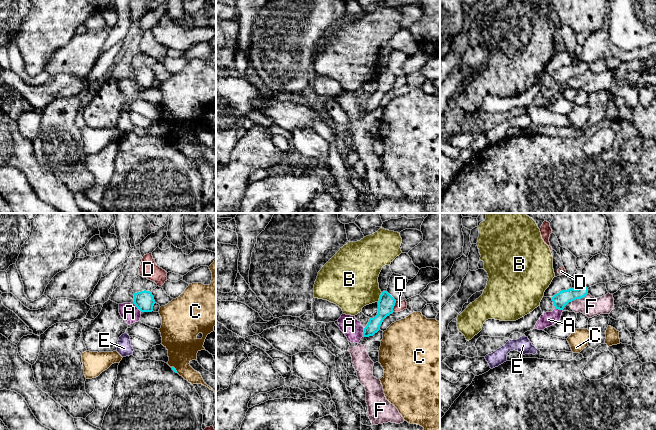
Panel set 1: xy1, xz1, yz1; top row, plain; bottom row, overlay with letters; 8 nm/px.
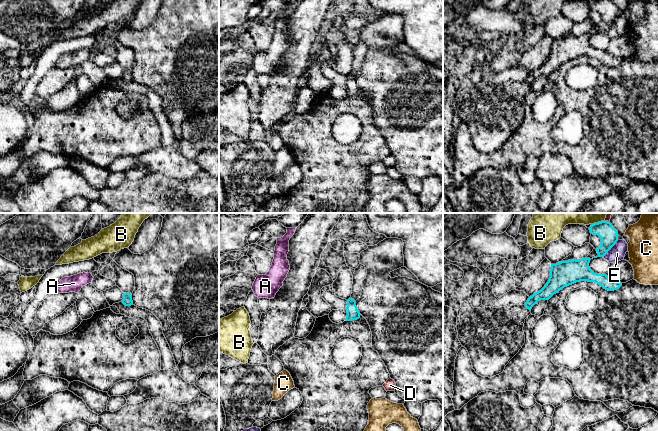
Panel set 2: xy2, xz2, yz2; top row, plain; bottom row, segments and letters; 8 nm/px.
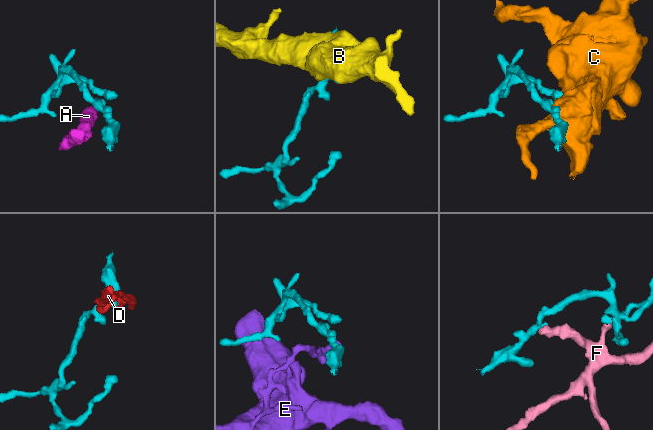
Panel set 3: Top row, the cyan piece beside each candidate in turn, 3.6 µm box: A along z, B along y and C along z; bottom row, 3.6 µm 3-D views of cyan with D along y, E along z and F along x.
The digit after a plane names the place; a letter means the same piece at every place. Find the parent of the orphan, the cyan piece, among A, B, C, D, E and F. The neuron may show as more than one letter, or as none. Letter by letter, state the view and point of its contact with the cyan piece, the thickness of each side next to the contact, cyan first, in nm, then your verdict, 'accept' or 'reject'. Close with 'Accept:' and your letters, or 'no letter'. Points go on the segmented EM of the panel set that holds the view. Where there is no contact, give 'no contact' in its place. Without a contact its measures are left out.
A: contact xy1 (137, 307); calibres 160 and 150 nm; reject
B: contact xz1 (380, 297); calibres 140 and 400 nm; reject
C: contact xy1 (175, 369); calibres 20 and 280 nm; reject
D: contact xz1 (394, 305); calibres 140 and 80 nm; reject
E: contact yz2 (610, 248); calibres 150 and 130 nm; reject
F: contact yz1 (579, 298); calibres 120 and 160 nm; reject
Accept: no letter

